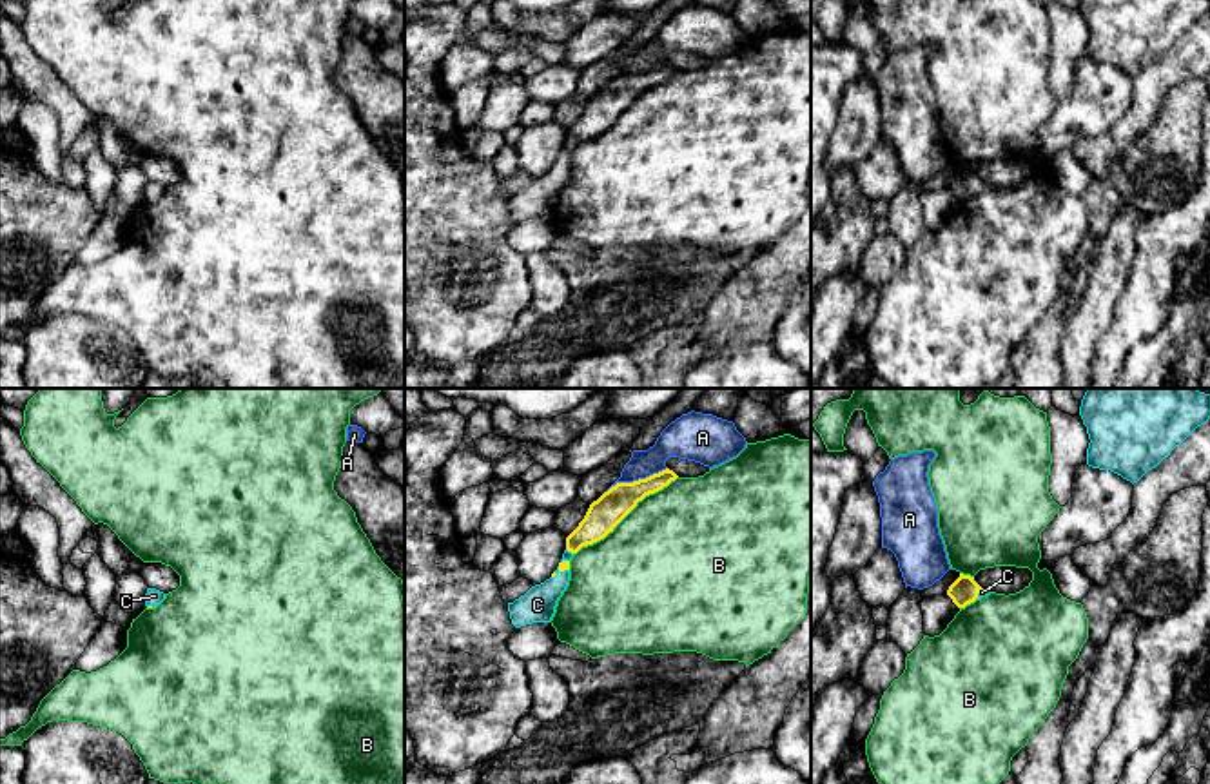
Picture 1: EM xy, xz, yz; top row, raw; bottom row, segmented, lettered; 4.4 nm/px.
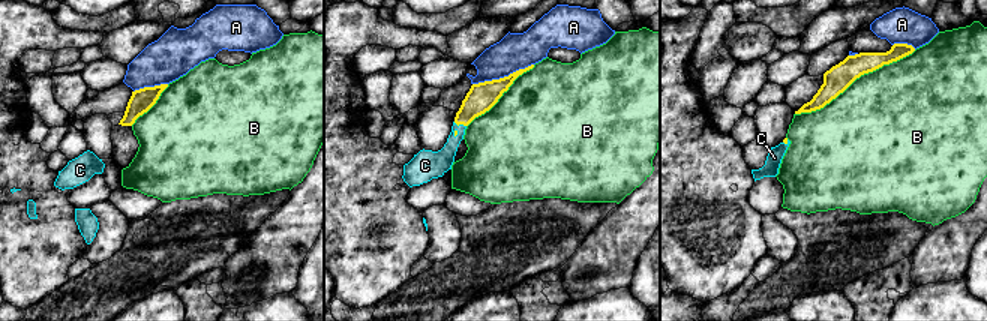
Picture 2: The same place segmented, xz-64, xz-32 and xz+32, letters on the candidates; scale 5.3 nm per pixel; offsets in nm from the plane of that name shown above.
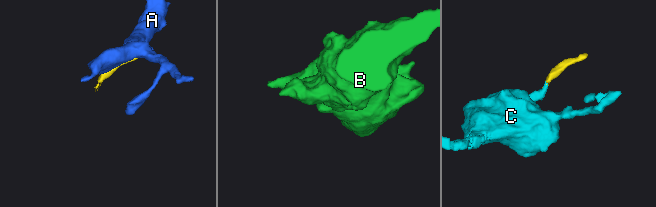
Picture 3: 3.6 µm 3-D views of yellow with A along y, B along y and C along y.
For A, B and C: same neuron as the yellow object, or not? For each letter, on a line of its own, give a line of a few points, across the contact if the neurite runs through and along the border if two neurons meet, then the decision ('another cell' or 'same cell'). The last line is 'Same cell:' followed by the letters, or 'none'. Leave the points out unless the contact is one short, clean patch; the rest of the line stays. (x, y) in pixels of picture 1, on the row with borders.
A: another cell
B: another cell
C: xz (565, 565), (559, 570), (559, 581), (537, 605) | same cell
Same cell: C

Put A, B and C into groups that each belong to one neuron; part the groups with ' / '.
A / B / C

